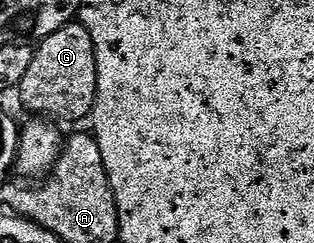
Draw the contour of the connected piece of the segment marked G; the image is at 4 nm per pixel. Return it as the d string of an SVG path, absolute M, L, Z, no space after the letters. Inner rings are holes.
M82 22L66 24L61 30L38 41L35 57L25 70L17 89L19 100L39 118L86 121L97 98L97 58L95 43Z

